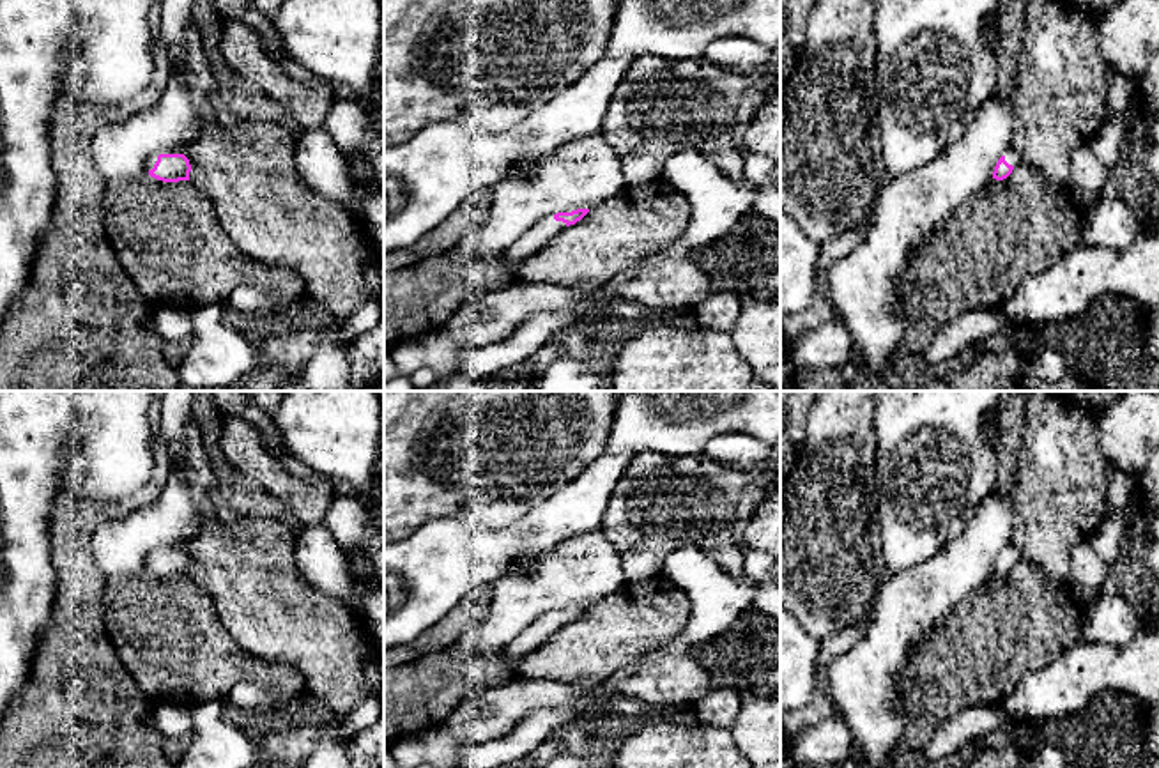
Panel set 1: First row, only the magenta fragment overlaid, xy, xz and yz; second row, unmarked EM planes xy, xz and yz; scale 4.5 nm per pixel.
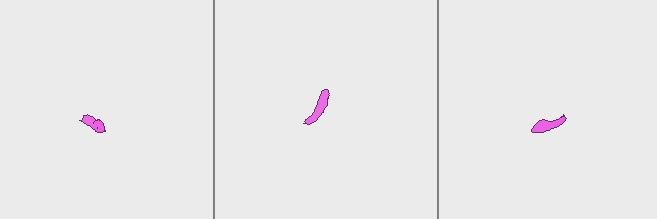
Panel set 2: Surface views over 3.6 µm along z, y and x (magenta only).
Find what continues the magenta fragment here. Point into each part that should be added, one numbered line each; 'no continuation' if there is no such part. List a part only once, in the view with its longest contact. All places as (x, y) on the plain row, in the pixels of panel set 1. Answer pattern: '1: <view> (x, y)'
1: xz (537, 634)

